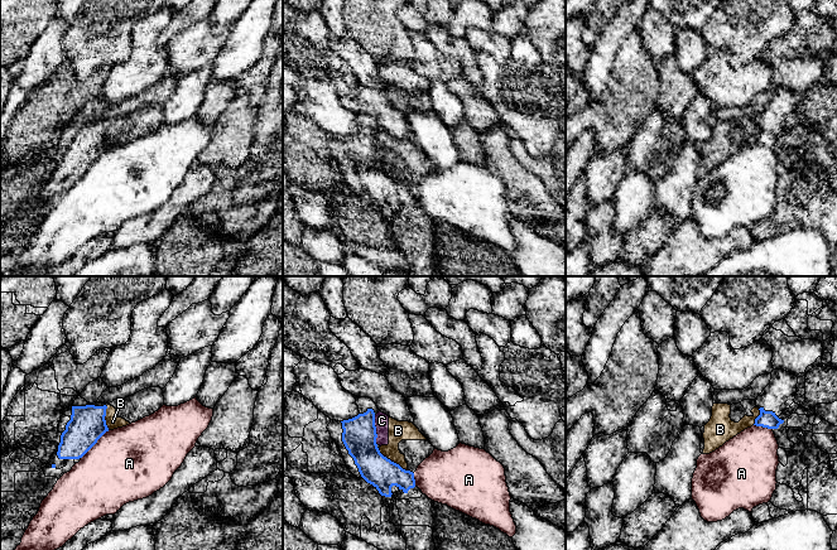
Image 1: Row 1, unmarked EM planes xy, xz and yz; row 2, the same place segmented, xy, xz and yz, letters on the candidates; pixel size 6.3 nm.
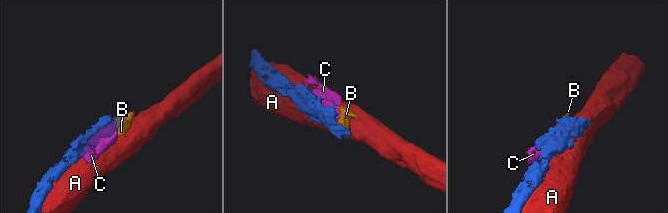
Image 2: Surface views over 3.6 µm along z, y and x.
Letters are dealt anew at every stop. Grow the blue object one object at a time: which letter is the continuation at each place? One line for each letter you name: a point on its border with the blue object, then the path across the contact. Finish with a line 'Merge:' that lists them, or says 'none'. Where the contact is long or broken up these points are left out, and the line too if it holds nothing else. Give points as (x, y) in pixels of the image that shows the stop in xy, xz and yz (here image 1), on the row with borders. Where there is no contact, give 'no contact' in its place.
Merge: none

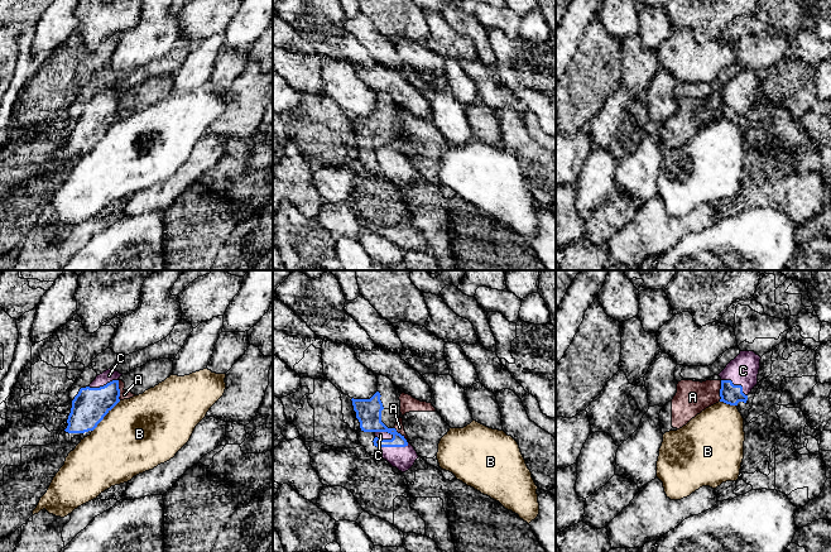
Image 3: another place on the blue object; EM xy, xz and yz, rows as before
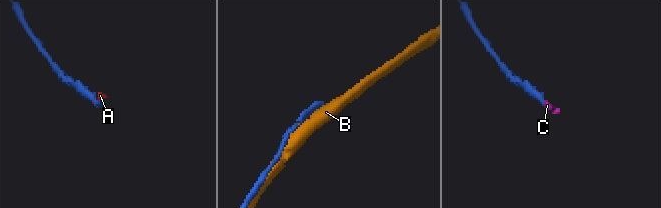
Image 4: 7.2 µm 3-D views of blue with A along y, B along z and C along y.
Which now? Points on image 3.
C: contact xz (384, 431); way xz (368, 411), (369, 416), (384, 431), (380, 435)
Merge: C

